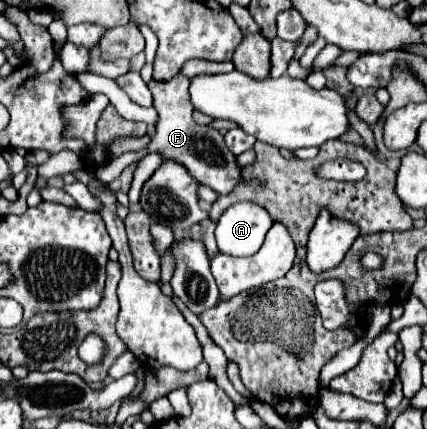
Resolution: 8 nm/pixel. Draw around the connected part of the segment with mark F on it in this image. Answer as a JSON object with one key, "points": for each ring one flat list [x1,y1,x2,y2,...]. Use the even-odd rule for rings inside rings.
{"points":[[183,74,175,76,169,82,151,80,147,84,151,94,153,94,153,108,159,114,159,120,155,124,155,134,151,136,151,142,147,144,145,150,121,154,119,158,109,160,109,164,103,164,101,168,97,168,97,178,101,182,109,184,111,180,115,180,121,174,123,168,127,168,129,164,137,164,149,152,159,152,163,156,163,160,177,160,181,166,187,168,187,172,197,180,197,184,209,186,217,194,229,194,241,182,241,168,237,168,237,164,233,160,235,156,227,150,219,130,193,122,191,116,193,116,195,108,189,100,189,84,191,84,191,78,187,78],[225,158,229,160,231,166,215,166,215,162,225,162]]}

